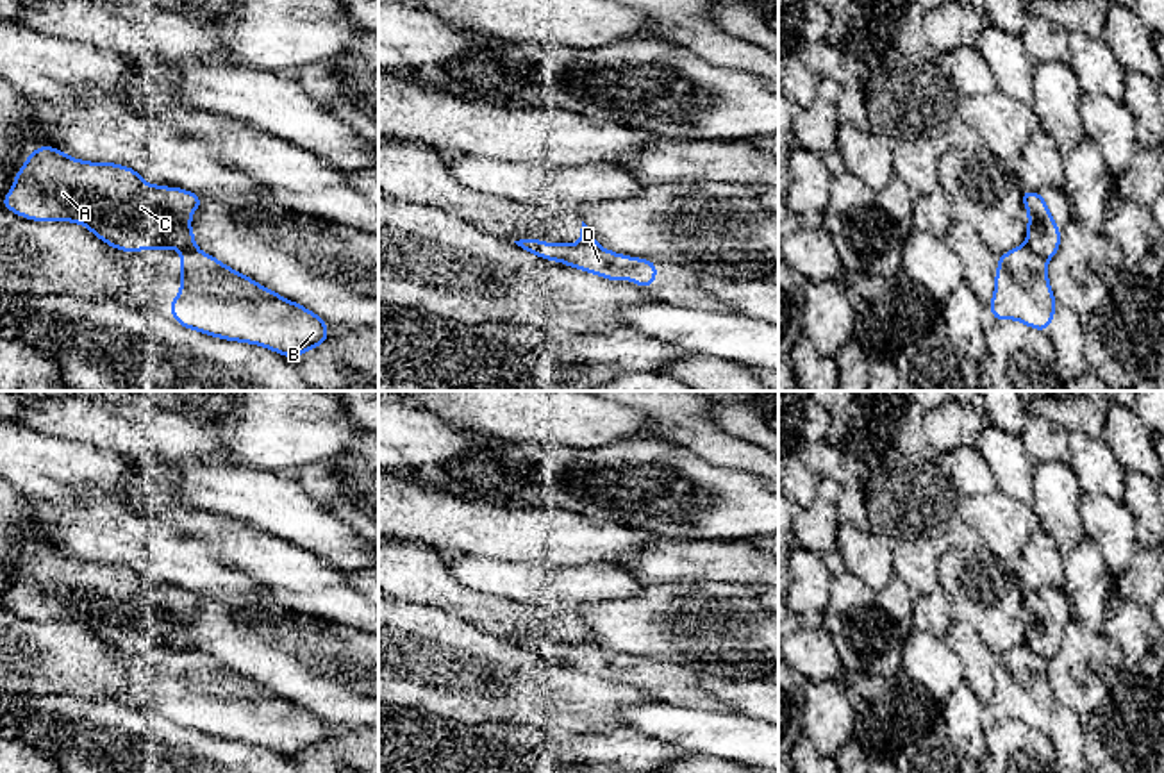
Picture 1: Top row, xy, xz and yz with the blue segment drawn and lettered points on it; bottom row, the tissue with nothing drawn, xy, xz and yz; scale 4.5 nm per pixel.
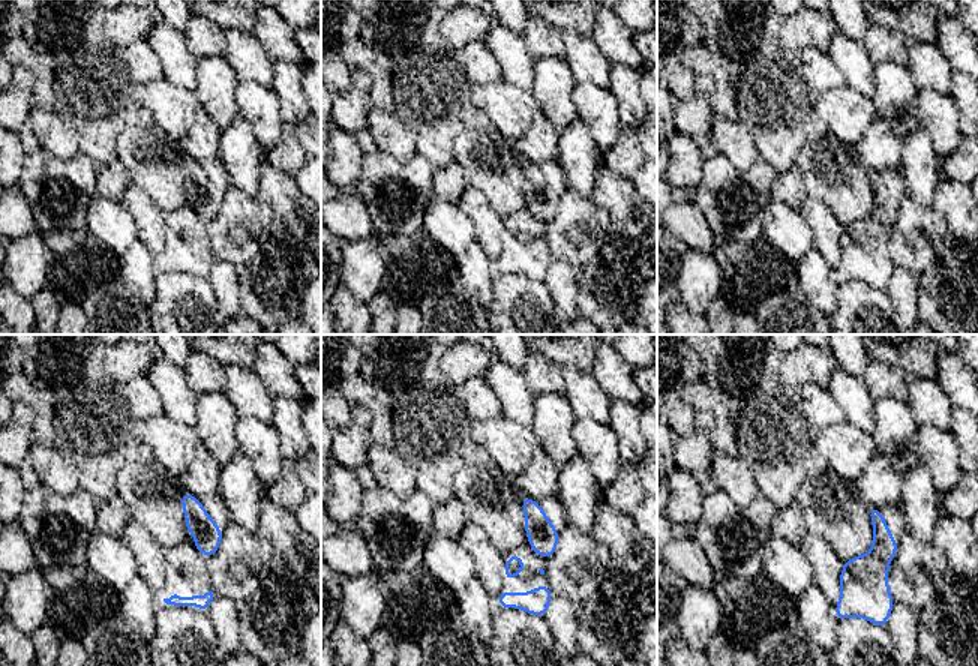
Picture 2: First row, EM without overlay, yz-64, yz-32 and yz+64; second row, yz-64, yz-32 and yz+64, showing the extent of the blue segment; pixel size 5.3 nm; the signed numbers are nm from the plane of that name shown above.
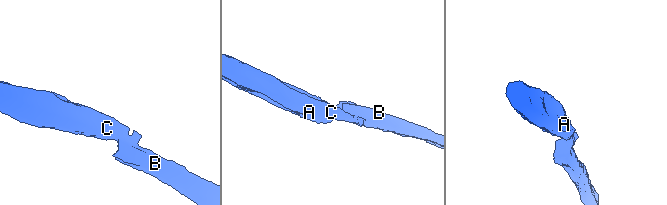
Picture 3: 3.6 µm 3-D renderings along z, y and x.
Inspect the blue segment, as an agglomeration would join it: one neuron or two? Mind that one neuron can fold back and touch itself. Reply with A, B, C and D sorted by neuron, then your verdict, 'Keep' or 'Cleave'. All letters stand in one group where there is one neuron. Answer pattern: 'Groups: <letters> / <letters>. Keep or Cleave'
Groups: A C D / B. Cleave

